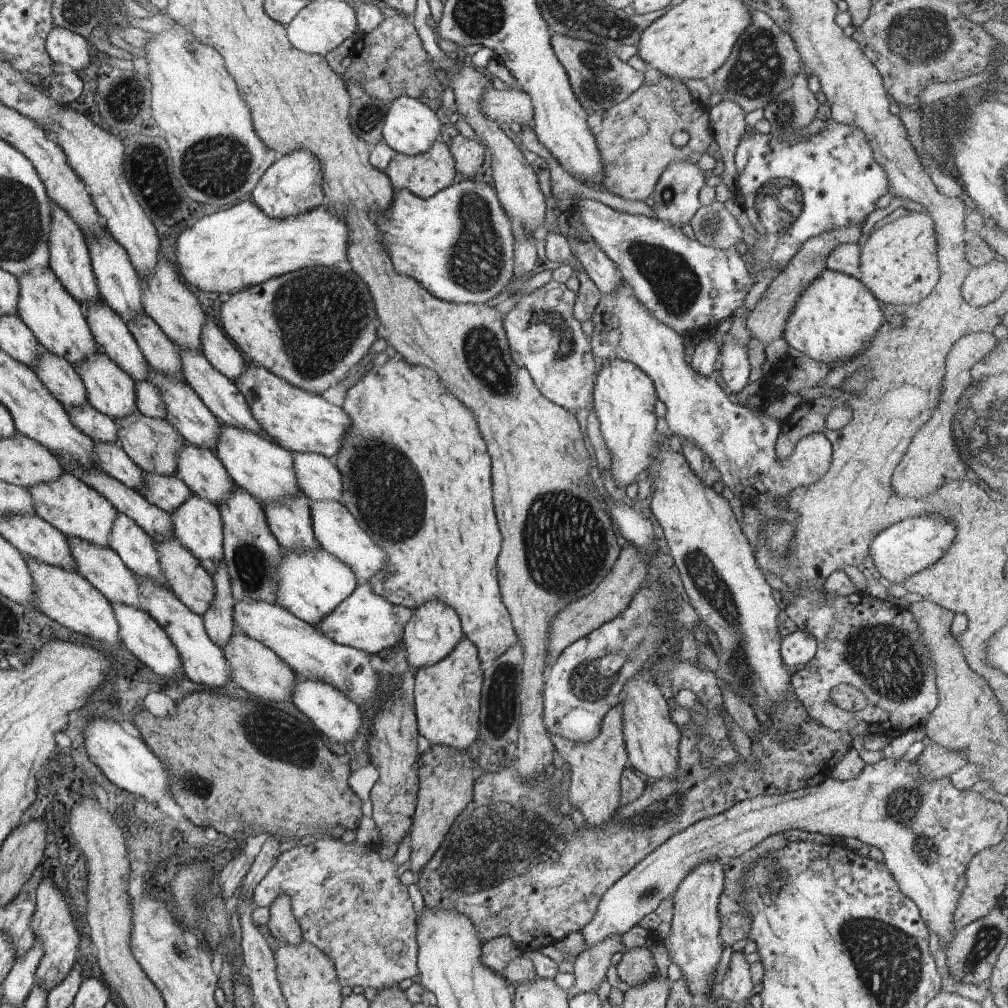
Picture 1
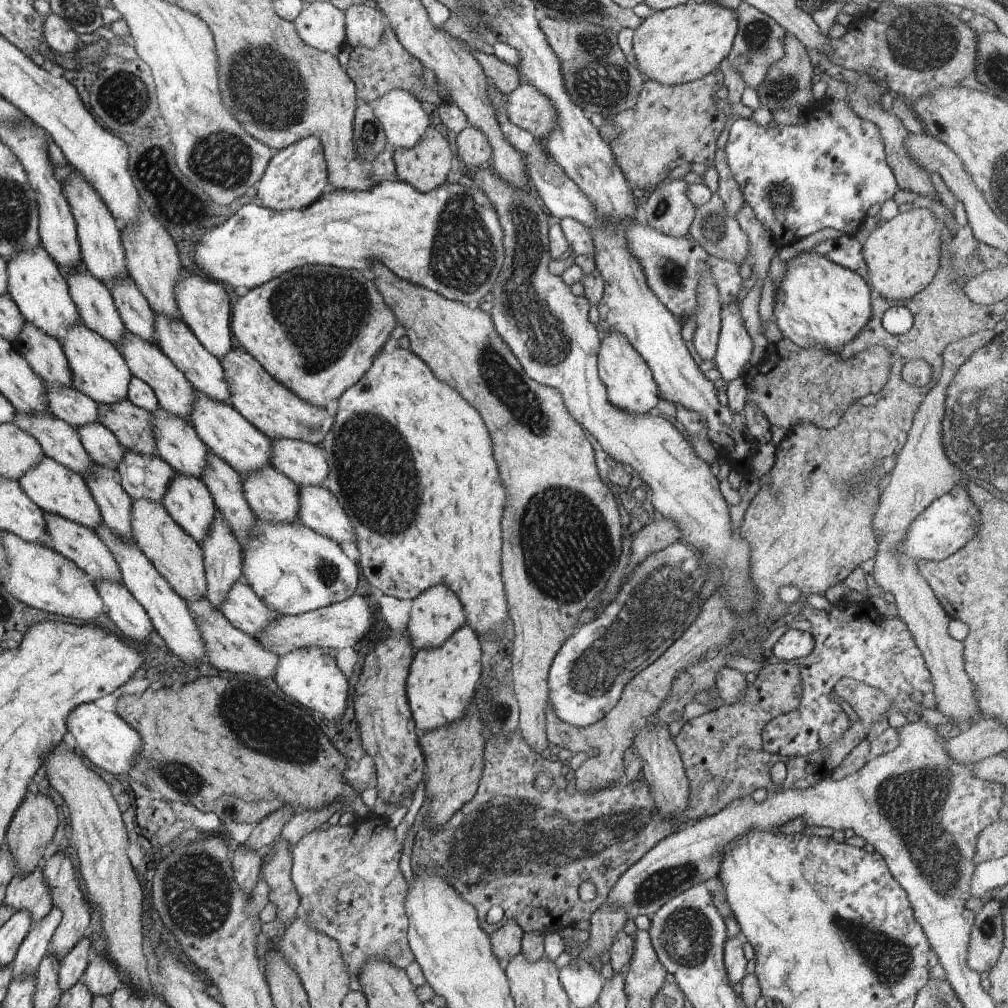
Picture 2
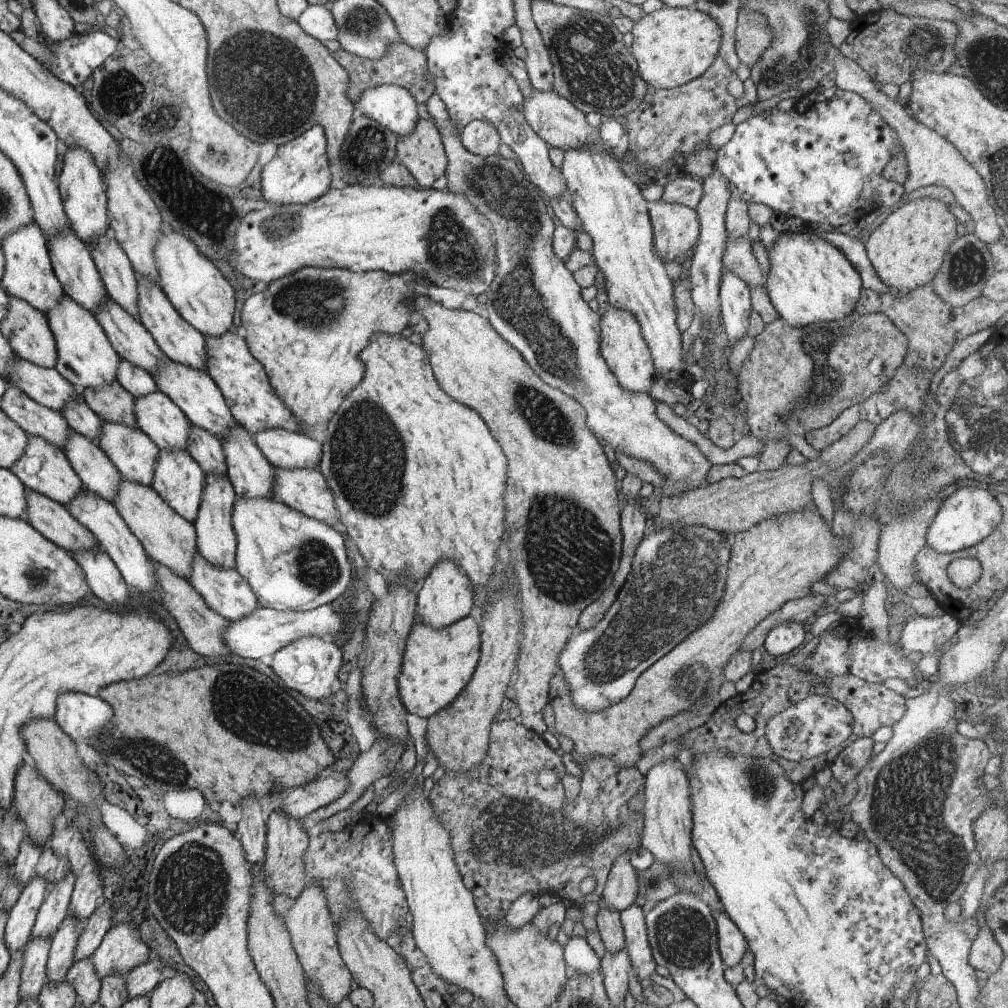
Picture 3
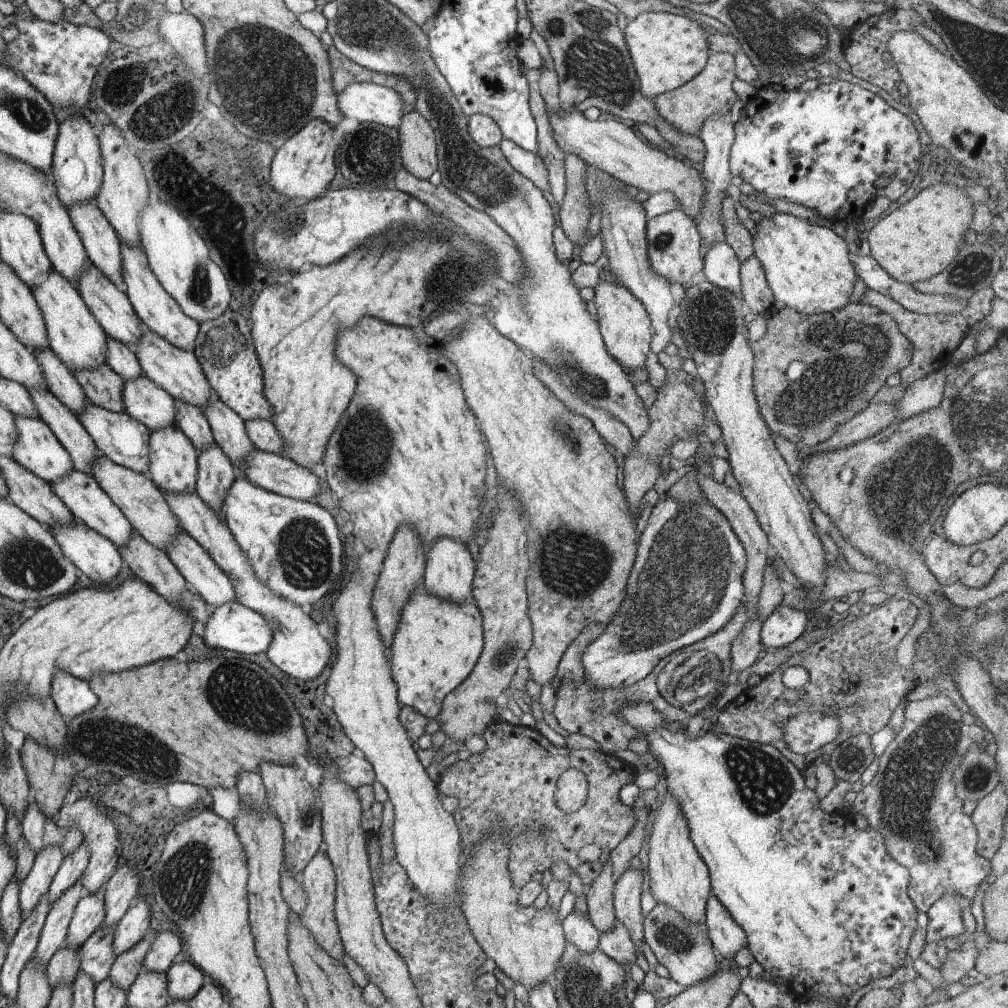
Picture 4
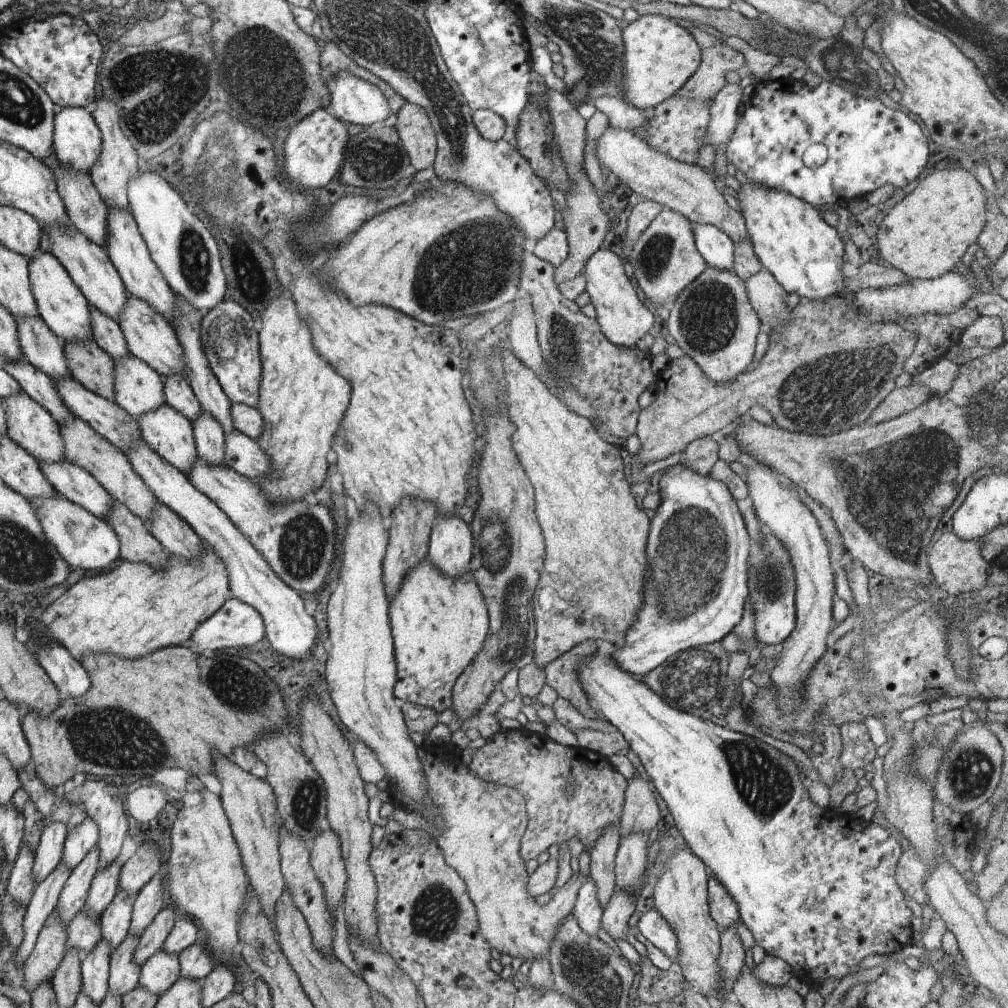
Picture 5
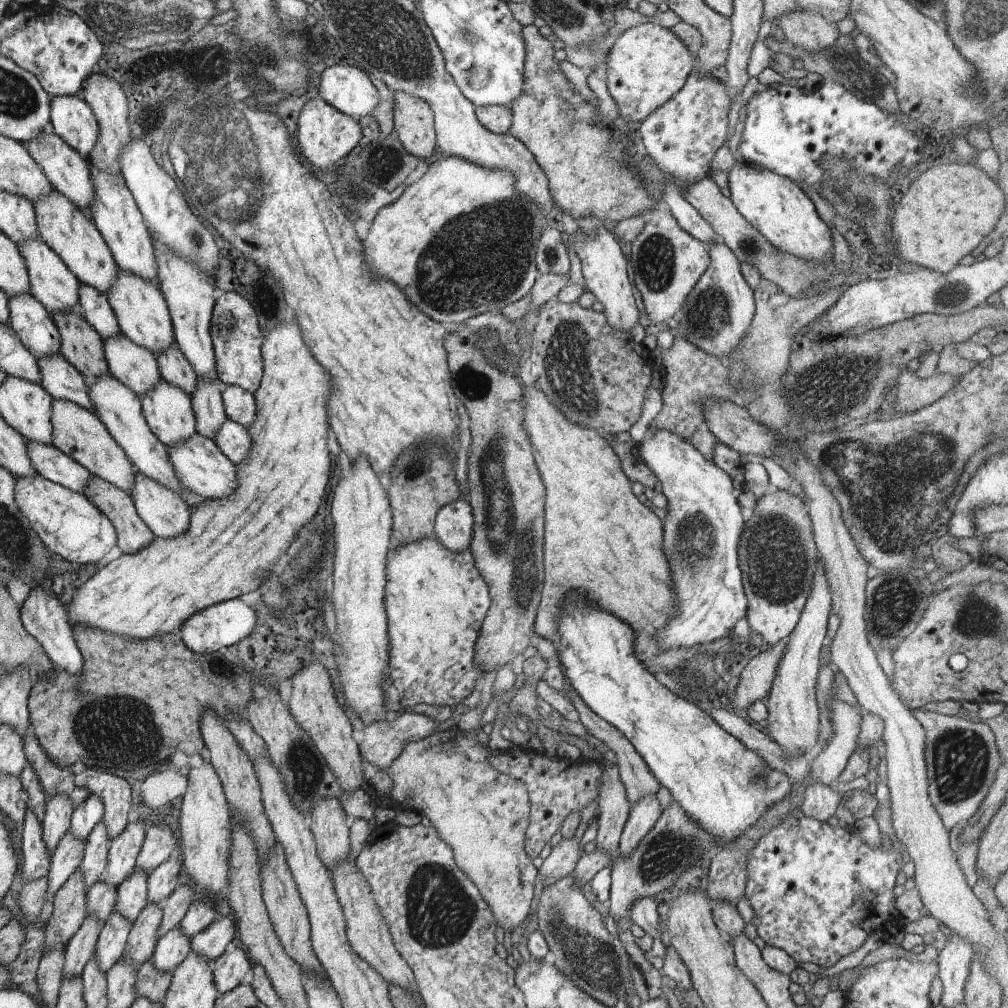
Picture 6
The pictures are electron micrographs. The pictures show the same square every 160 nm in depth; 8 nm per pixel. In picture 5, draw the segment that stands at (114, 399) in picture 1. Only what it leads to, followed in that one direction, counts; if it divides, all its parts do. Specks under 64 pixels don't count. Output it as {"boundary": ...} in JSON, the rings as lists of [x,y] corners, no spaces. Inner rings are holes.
{"boundary":[[[43,252],[30,260],[30,279],[34,290],[38,315],[40,315],[53,333],[62,340],[90,341],[91,336],[91,305],[83,291],[76,286],[66,267],[51,252]]]}

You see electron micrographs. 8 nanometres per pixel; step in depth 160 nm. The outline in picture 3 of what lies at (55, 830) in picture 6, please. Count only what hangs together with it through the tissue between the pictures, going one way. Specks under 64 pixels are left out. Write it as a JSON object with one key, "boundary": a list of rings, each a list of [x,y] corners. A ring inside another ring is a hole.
{"boundary":[[[46,877],[33,878],[25,884],[18,900],[9,910],[5,941],[10,952],[20,950],[30,940],[31,930],[49,887]]]}

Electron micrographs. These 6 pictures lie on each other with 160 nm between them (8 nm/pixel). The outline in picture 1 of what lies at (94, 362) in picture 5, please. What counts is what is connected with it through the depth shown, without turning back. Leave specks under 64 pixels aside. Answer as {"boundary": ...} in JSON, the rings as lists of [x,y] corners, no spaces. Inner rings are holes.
{"boundary":[[[136,409],[132,414],[114,420],[118,443],[143,472],[159,475],[176,474],[179,450],[185,445],[183,435],[163,417],[149,417]]]}

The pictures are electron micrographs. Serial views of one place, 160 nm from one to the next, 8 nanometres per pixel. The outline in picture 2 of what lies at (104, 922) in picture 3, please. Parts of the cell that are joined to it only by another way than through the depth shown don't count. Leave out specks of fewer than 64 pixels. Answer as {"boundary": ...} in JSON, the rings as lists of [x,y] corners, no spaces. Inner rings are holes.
{"boundary":[[[87,937],[81,938],[75,945],[72,952],[66,953],[59,966],[59,985],[63,990],[68,990],[75,982],[82,979],[87,969],[88,956],[92,942]]]}

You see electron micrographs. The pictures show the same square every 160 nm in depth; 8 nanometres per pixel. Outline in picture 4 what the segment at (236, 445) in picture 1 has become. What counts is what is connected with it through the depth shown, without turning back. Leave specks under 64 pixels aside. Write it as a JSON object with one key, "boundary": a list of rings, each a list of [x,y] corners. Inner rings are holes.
{"boundary":[[[142,325],[139,343],[134,346],[133,352],[137,356],[144,375],[157,385],[164,387],[164,390],[167,390],[173,398],[192,403],[205,411],[205,406],[208,401],[211,401],[211,383],[208,382],[202,364],[196,358],[193,350],[181,349],[150,330],[146,325]]]}

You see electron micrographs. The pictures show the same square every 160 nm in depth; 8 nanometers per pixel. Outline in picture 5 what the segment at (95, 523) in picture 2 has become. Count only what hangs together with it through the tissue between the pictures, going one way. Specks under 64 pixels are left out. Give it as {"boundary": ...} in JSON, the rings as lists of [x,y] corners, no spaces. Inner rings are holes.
{"boundary":[[[26,391],[3,399],[7,407],[7,434],[24,447],[38,462],[56,462],[65,458],[62,429],[50,412],[36,402]]]}

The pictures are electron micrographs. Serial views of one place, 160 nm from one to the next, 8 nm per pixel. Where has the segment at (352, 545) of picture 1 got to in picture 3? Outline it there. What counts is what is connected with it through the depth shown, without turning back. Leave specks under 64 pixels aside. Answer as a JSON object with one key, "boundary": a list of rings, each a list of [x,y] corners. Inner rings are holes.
{"boundary":[[[275,467],[272,497],[329,525],[339,519],[333,492],[318,469]]]}

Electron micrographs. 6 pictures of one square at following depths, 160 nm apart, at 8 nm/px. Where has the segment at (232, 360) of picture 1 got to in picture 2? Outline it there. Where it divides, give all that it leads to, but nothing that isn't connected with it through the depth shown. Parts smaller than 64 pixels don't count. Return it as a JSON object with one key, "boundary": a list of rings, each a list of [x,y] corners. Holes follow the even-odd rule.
{"boundary":[[[186,272],[175,284],[175,299],[182,320],[191,327],[192,332],[205,347],[220,361],[231,351],[232,331],[230,330],[230,298],[222,283],[210,280],[208,276]]]}

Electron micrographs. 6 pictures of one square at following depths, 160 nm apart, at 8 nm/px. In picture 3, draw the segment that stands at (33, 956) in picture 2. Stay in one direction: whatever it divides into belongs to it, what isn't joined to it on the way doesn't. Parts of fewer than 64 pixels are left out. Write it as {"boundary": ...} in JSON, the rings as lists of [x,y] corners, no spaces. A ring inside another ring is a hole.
{"boundary":[[[72,870],[68,874],[53,882],[48,888],[46,898],[40,906],[31,936],[50,937],[58,930],[61,922],[69,912],[69,902],[76,877]]]}

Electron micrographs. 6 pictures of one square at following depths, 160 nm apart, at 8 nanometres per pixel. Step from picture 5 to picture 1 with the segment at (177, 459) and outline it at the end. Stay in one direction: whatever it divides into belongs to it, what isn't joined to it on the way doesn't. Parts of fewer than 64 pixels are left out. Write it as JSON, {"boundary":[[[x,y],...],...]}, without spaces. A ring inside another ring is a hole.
{"boundary":[[[192,493],[178,508],[171,513],[173,534],[201,562],[210,574],[223,562],[223,519],[219,507],[208,499]]]}

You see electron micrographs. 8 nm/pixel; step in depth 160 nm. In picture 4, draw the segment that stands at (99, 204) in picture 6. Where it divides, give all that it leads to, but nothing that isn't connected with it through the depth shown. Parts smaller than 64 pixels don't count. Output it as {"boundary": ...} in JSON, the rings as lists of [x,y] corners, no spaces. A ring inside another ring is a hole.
{"boundary":[[[121,242],[121,255],[123,279],[126,283],[126,294],[135,307],[136,314],[142,325],[146,325],[161,337],[168,339],[168,342],[184,350],[193,350],[196,345],[194,340],[199,336],[199,322],[188,316],[179,305],[179,302],[166,290],[163,283],[159,281],[155,271],[151,269],[147,254],[142,246],[129,245]]]}

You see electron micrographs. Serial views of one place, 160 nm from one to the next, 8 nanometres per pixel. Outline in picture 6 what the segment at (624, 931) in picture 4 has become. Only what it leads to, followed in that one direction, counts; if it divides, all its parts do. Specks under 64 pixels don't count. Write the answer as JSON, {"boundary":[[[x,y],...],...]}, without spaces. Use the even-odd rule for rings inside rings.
{"boundary":[[[672,801],[662,810],[652,830],[640,839],[636,848],[627,857],[618,852],[611,866],[611,893],[608,906],[611,916],[616,922],[620,917],[628,915],[631,904],[636,899],[667,893],[688,868],[707,866],[713,854],[722,847],[710,831],[686,814],[678,801]]]}

